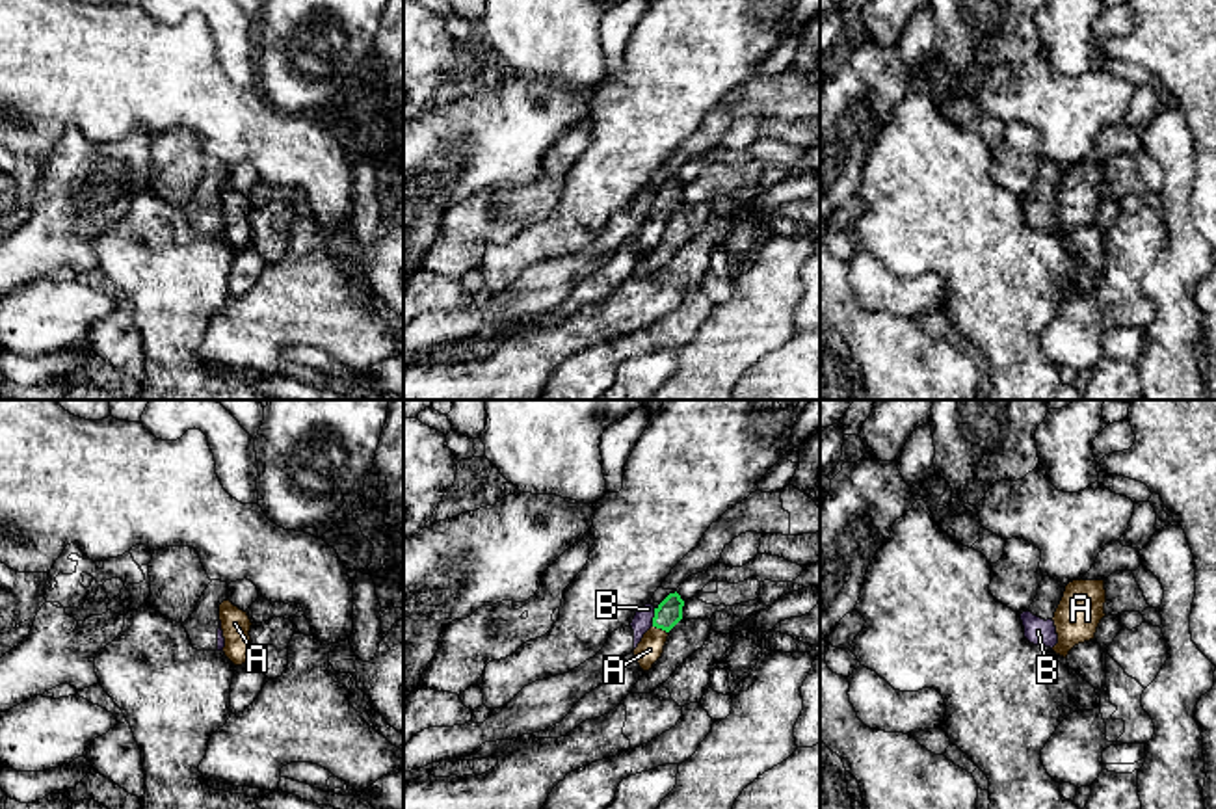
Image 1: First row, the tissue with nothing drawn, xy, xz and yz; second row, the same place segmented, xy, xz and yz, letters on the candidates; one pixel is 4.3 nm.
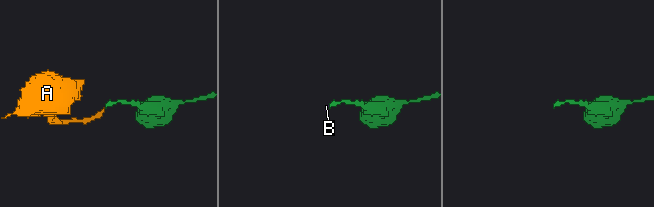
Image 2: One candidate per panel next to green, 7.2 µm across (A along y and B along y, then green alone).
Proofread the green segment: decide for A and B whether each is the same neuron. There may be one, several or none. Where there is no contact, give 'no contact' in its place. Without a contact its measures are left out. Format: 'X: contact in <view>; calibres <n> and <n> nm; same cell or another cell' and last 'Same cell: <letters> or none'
A: contact in xz; calibres 110 and 110 nm; same cell
B: contact in xz; calibres 110 and 90 nm; another cell
Same cell: A

